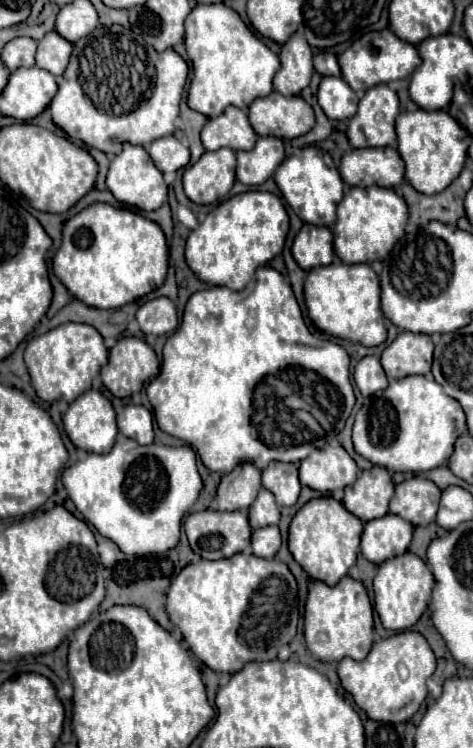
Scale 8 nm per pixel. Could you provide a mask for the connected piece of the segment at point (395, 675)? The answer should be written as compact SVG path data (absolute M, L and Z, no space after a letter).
M405 630L375 642L367 658L361 662L343 658L337 672L341 678L341 686L353 696L355 704L365 710L371 720L407 722L423 704L427 696L425 680L435 672L435 666L435 654L423 634Z

